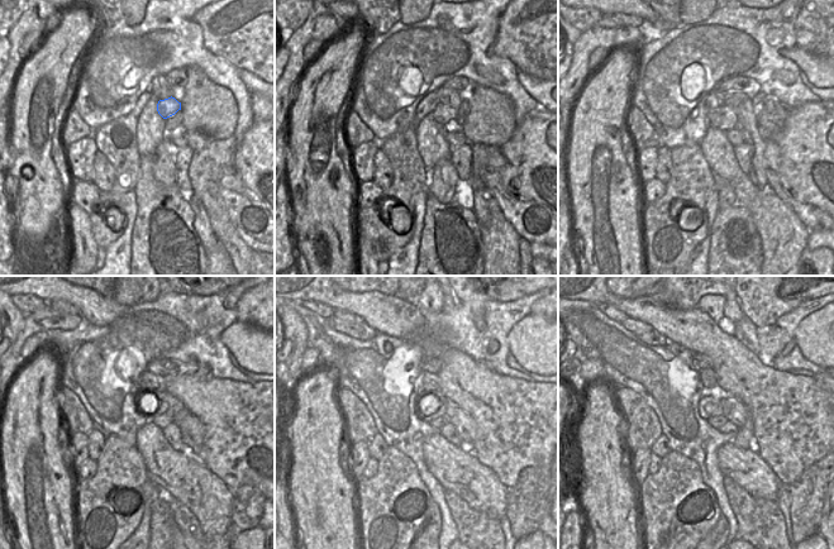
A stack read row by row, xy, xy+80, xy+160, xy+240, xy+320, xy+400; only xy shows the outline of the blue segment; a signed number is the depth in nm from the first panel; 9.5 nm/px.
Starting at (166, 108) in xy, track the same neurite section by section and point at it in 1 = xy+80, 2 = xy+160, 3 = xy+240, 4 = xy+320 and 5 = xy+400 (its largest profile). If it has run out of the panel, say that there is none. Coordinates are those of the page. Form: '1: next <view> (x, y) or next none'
1: next xy+80 (443, 114)
2: next xy+160 (723, 118)
3: next xy+240 (147, 404)
4: next xy+320 (428, 407)
5: next xy+400 (709, 407)

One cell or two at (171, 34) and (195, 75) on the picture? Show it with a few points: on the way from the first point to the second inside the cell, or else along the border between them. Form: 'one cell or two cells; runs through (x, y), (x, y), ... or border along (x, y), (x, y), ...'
two cells; border along (185, 68), (198, 66), (214, 82)

